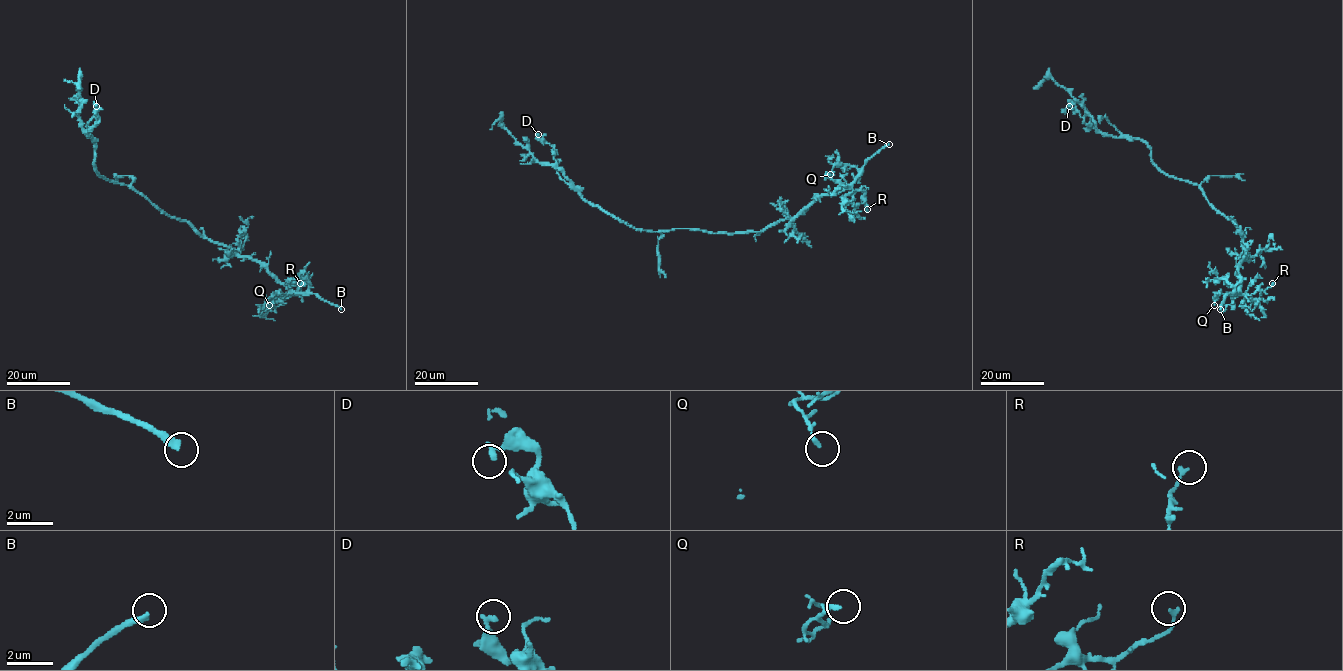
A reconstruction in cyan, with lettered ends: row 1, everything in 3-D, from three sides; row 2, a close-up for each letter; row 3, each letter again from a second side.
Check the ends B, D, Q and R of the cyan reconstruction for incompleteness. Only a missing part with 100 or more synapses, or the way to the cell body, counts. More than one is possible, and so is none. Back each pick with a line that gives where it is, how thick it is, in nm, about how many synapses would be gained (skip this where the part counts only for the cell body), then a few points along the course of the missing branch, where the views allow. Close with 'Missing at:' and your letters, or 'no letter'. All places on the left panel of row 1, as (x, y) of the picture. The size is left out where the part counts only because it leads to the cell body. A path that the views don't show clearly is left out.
B: (341, 309) | 320 nm
Missing at: B

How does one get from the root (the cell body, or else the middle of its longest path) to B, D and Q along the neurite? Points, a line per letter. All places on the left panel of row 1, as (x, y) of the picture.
B: (143, 196), (165, 214), (186, 220), (202, 236), (254, 259), (294, 292), (312, 292), (341, 309)
D: (143, 196), (127, 185), (108, 181), (96, 173), (93, 163), (95, 147), (86, 132), (99, 122), (96, 106)
Q: (143, 196), (165, 214), (186, 220), (202, 236), (266, 268), (289, 291), (266, 298), (269, 305)

